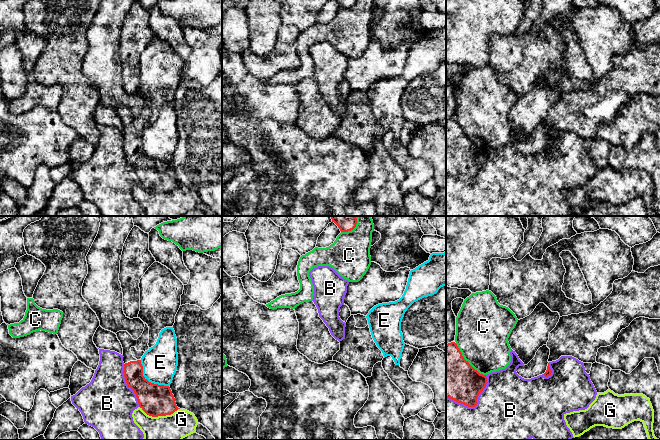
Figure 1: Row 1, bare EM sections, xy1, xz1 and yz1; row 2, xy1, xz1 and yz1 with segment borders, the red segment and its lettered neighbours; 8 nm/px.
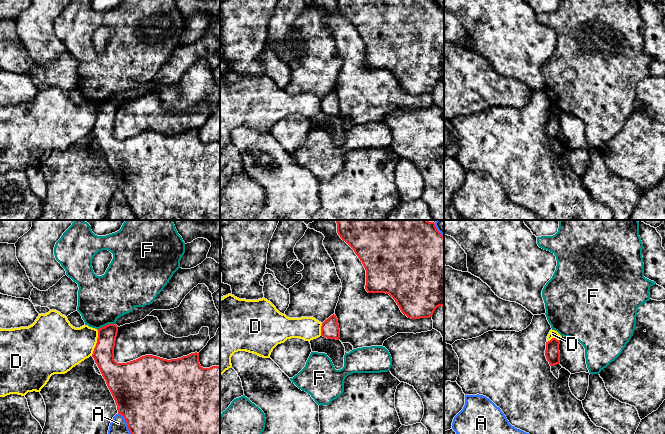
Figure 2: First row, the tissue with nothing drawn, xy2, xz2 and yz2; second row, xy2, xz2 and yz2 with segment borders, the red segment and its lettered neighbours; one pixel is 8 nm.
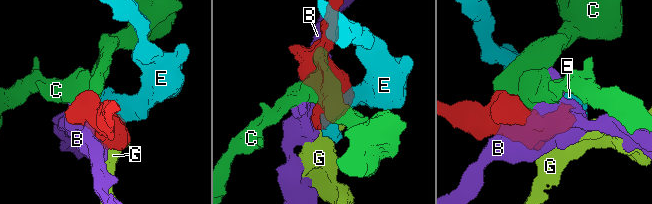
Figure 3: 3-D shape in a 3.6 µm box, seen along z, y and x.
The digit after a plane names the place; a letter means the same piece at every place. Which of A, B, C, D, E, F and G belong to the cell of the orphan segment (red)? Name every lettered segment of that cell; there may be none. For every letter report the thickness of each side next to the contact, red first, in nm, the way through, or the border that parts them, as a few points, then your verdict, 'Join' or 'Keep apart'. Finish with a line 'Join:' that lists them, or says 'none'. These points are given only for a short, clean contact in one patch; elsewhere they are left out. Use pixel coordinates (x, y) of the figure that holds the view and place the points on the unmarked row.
A: Thickness 500 nm (red) against 220 nm. Keep apart
B: Thickness 320 nm (red) against 500 nm. Keep apart
C: Thickness 380 nm (red) against 420 nm. Keep apart
D: Thickness 170 nm (red) against 340 nm. Boundary: xy2 (98, 106), (96, 121), (91, 131). Keep apart
E: Thickness 260 nm (red) against 280 nm. Keep apart
F: Thickness 170 nm (red) against 380 nm. Keep apart
G: Thickness 260 nm (red) against 320 nm. Keep apart
Join: none

